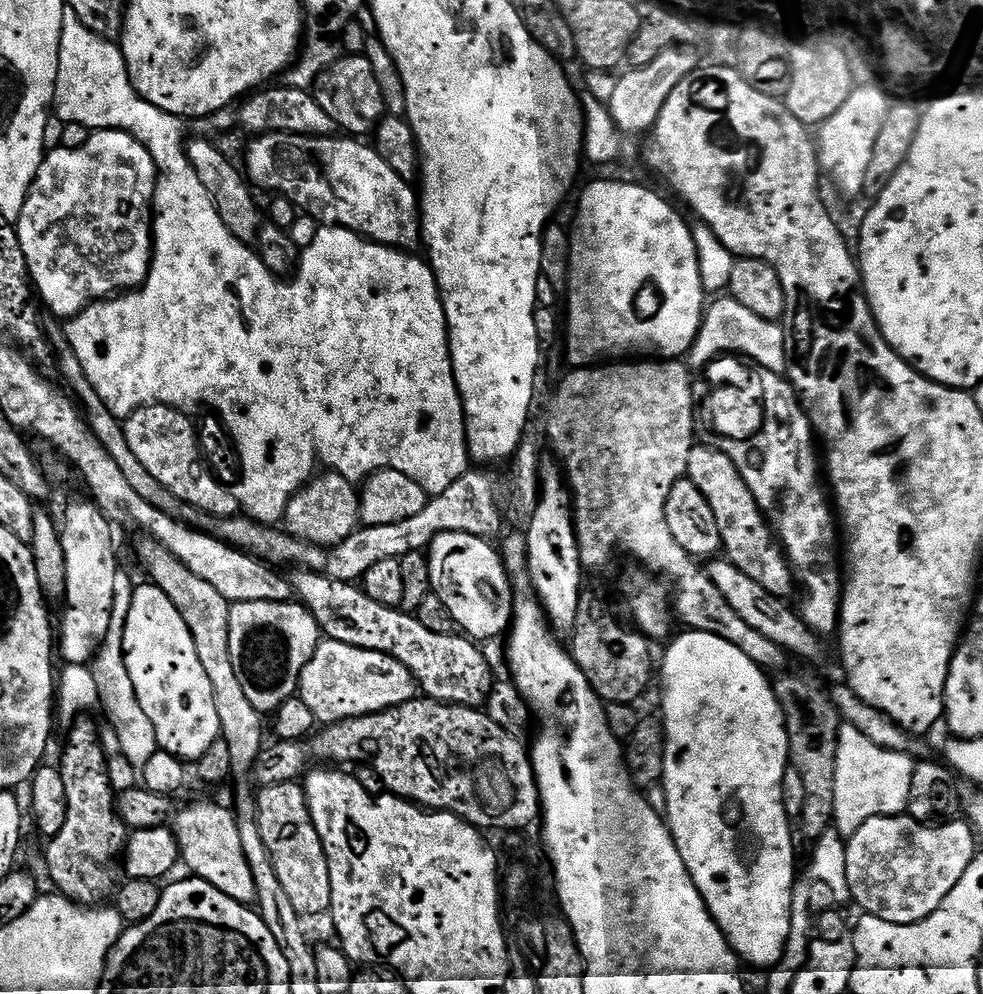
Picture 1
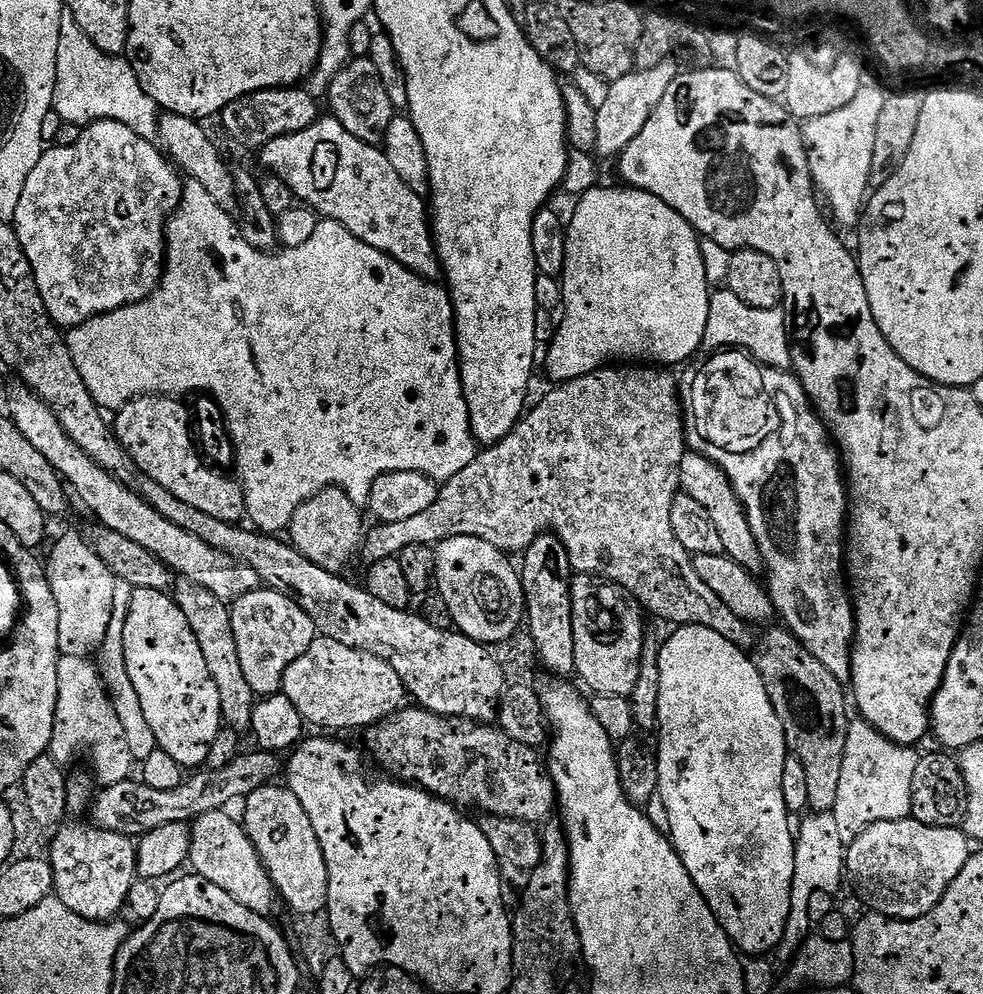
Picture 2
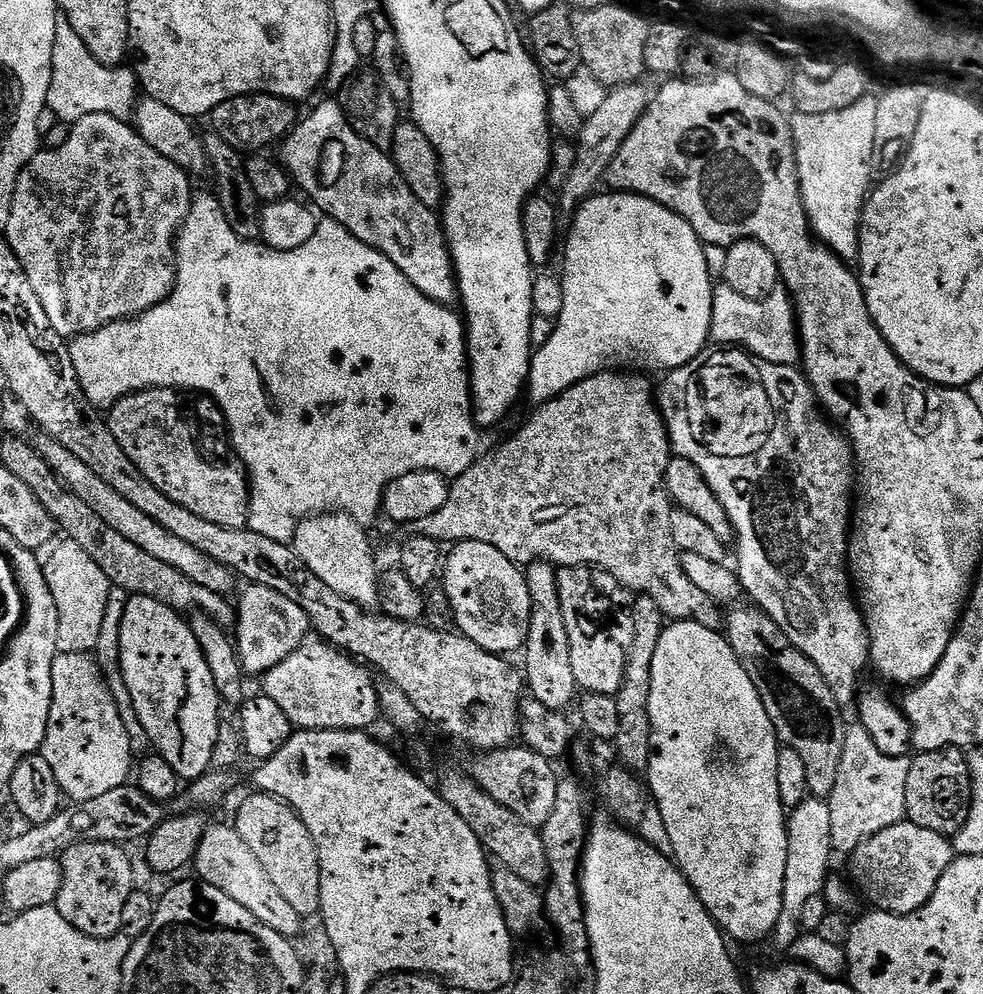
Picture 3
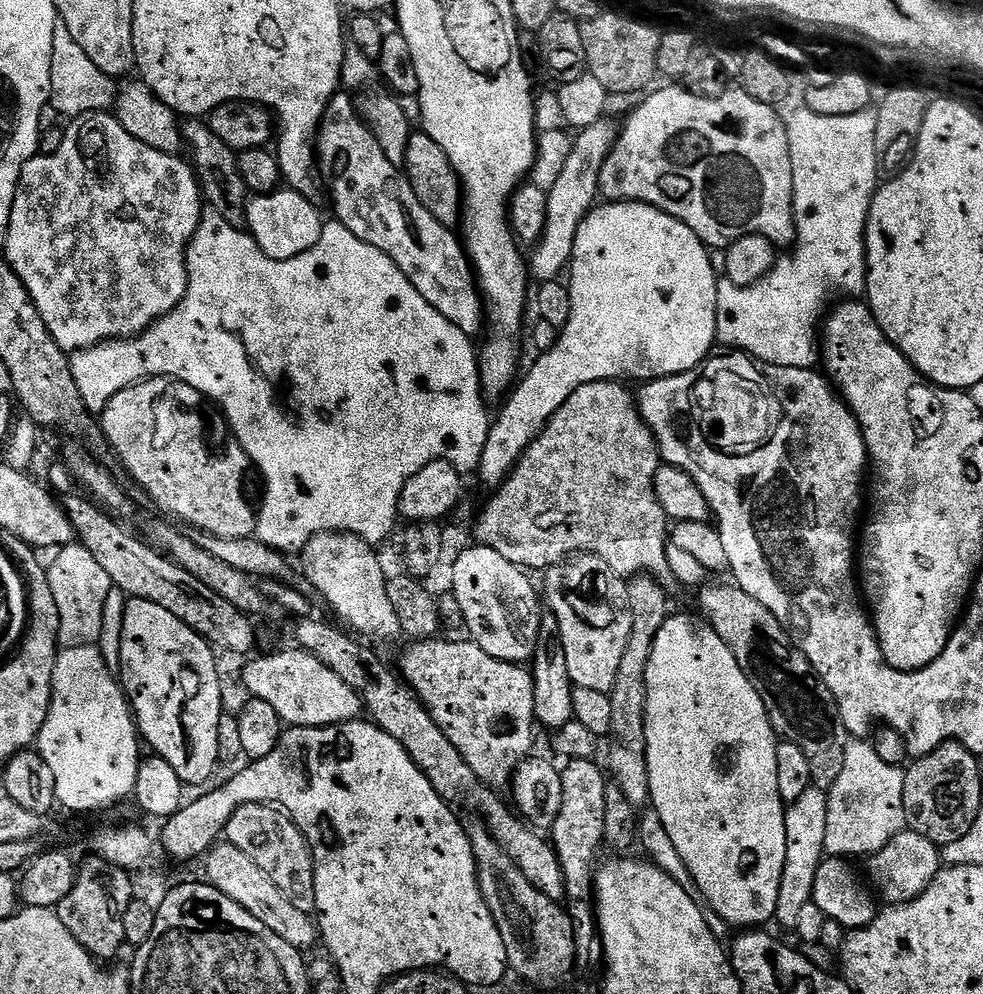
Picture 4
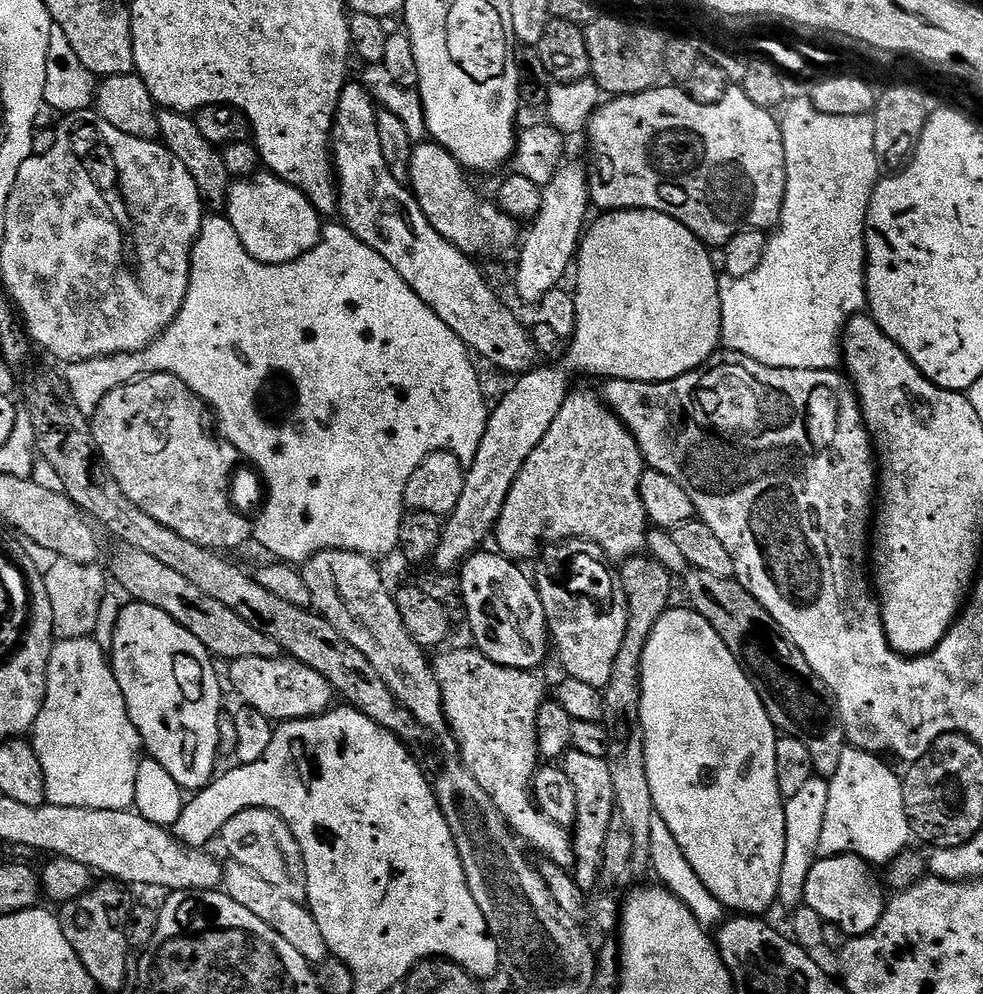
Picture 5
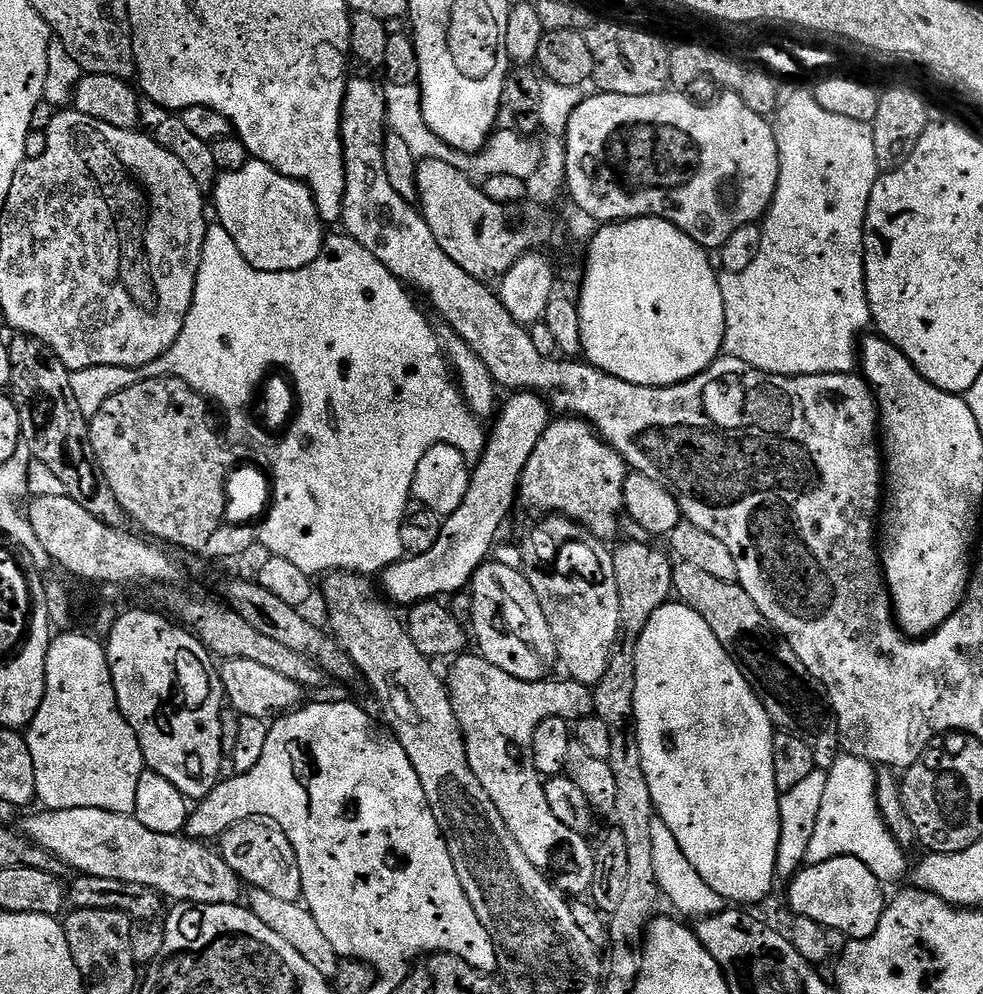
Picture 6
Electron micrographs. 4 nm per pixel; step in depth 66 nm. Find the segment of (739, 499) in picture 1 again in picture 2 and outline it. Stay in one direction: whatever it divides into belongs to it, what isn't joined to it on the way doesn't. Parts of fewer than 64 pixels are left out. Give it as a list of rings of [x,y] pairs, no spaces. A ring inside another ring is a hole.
[[[688,450],[685,451],[680,467],[680,486],[683,495],[694,498],[699,505],[706,508],[706,514],[710,514],[710,522],[714,522],[714,530],[722,538],[724,552],[732,560],[737,560],[746,571],[756,574],[761,571],[762,561],[758,542],[750,530],[748,514],[744,511],[743,504],[732,489],[732,483],[726,473],[717,464],[710,462],[704,456]],[[759,570],[759,571],[758,571]]]

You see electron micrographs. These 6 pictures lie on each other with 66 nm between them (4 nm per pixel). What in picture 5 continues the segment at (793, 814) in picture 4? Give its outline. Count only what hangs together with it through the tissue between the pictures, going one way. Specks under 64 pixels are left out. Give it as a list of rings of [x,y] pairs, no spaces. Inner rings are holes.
[[[813,778],[810,782],[806,782],[806,786],[802,786],[799,794],[794,794],[794,798],[784,802],[784,813],[786,814],[786,858],[782,858],[782,882],[778,882],[778,894],[776,895],[779,907],[795,910],[804,904],[806,880],[810,875],[811,868],[815,866],[820,856],[818,841],[822,839],[822,821],[826,819],[826,801],[829,798],[828,780]]]

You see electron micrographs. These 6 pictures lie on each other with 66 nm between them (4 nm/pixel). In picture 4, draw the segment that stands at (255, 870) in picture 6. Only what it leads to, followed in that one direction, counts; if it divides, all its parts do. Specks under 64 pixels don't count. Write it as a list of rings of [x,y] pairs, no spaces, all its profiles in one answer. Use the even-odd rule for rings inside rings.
[[[241,804],[230,818],[226,840],[250,854],[250,858],[258,862],[258,870],[265,872],[270,882],[274,882],[274,886],[278,886],[278,890],[282,890],[282,894],[286,894],[286,898],[298,906],[298,910],[315,913],[312,848],[287,812],[270,804]]]

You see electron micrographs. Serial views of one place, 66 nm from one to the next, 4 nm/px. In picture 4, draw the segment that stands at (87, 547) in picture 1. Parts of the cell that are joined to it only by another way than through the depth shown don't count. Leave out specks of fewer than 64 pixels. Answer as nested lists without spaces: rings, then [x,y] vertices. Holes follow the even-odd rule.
[[[79,543],[65,545],[55,556],[57,557],[52,564],[49,563],[46,571],[59,614],[57,643],[63,648],[97,645],[101,638],[106,598],[113,591],[112,579],[94,561],[94,556]]]

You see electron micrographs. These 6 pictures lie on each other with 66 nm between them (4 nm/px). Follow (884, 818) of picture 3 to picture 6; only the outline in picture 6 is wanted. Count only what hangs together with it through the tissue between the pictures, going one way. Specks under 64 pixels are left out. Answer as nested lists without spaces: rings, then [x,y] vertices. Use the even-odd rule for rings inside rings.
[[[841,754],[834,766],[827,769],[827,773],[826,794],[822,794],[822,810],[818,810],[818,826],[814,826],[814,838],[810,838],[807,863],[816,864],[839,856],[853,856],[864,862],[882,885],[898,883],[908,872],[908,860],[904,857],[906,848],[896,841],[894,834],[880,816],[880,807],[876,801],[877,769],[862,758]]]

